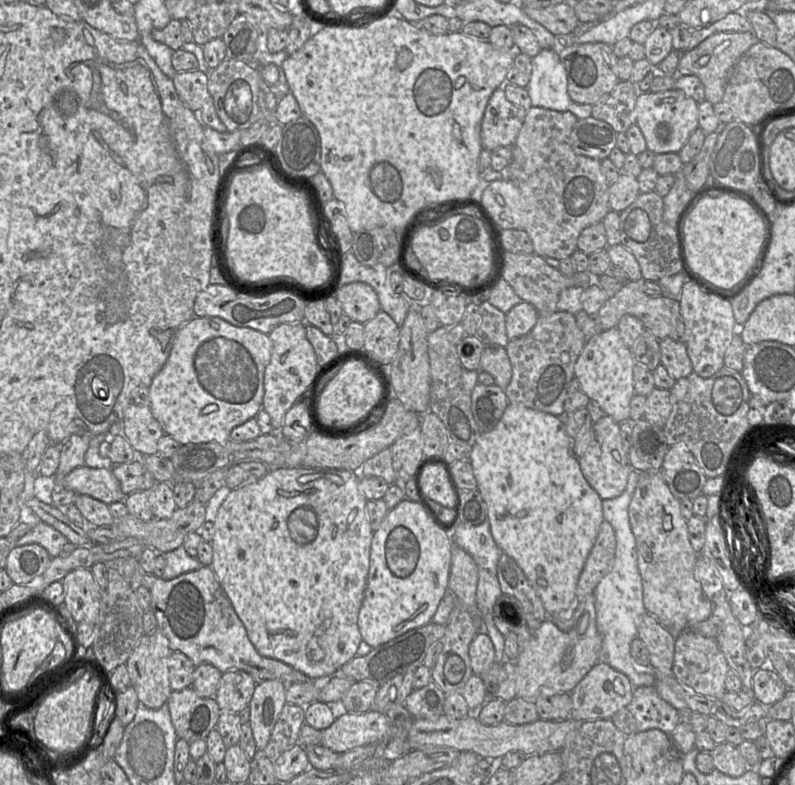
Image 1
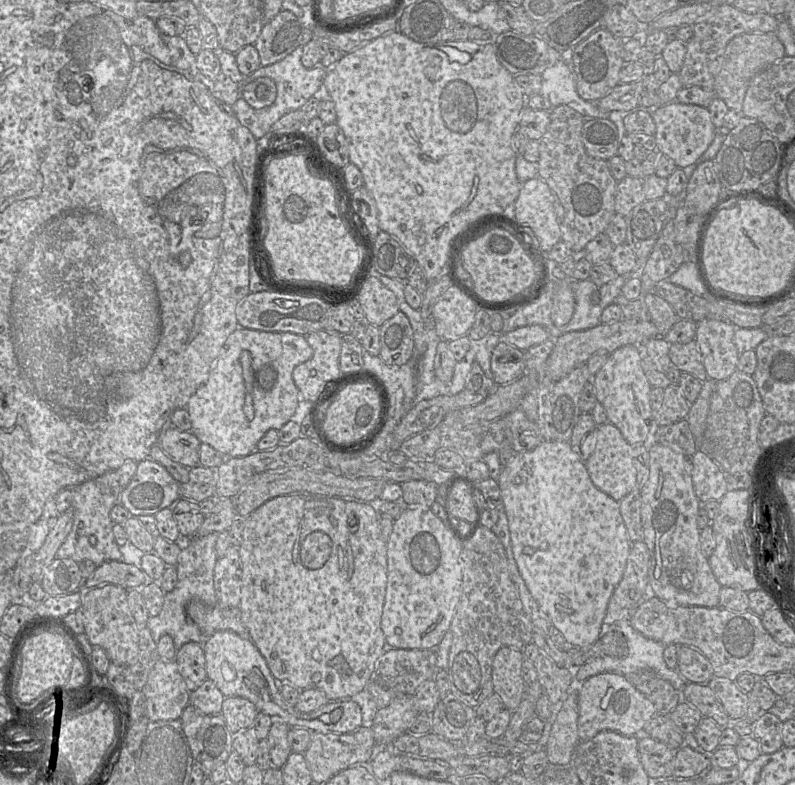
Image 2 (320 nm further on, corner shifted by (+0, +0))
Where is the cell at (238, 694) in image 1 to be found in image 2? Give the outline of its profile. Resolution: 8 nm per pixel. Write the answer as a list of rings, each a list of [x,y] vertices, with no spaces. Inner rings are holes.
[[[226,697],[221,710],[221,714],[233,734],[252,727],[258,713],[257,707],[243,697]]]

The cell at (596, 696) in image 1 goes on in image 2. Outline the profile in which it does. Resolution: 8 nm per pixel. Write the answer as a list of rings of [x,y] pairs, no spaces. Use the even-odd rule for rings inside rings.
[[[601,673],[586,680],[579,688],[578,706],[578,734],[581,742],[591,740],[602,731],[642,737],[645,726],[657,714],[654,704],[626,676],[619,673]]]

